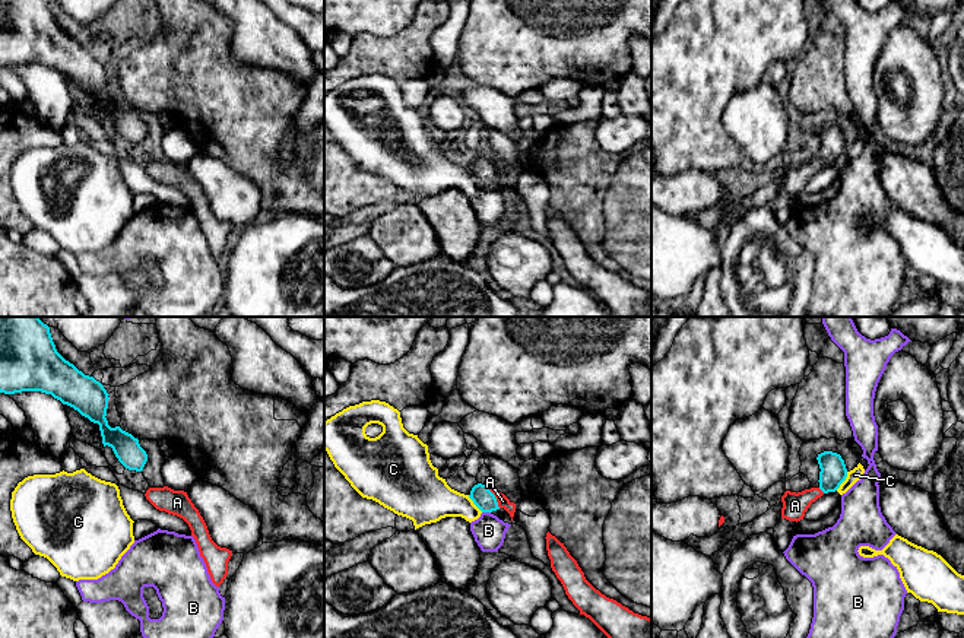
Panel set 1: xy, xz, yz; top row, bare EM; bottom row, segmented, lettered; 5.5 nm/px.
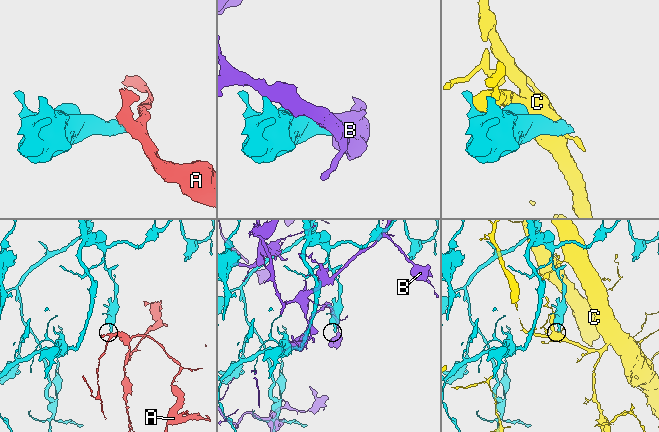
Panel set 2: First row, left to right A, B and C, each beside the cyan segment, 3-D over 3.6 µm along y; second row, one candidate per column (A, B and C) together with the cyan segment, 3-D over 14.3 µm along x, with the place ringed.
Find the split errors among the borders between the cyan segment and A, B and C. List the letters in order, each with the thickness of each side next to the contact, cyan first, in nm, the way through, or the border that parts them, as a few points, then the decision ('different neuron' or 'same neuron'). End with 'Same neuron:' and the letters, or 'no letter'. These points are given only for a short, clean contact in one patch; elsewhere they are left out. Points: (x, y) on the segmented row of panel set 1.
A: calibres 110 and 70 nm; way xz (481, 495), (484, 498), (495, 498), (503, 501); same neuron
B: calibres 110 and 180 nm; different neuron
C: calibres 150 and 70 nm; different neuron
Same neuron: A

